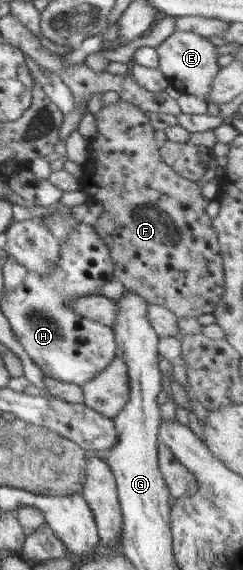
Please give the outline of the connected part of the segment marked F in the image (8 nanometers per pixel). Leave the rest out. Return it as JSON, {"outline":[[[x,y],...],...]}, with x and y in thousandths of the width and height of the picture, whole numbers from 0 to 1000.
{"outline":[[[498,174],[473,182],[424,184],[416,191],[387,202],[399,235],[362,254],[362,281],[342,291],[346,296],[366,296],[366,311],[358,311],[358,328],[337,328],[337,335],[358,339],[412,358],[428,360],[424,374],[383,388],[391,405],[432,421],[449,432],[457,451],[469,454],[473,488],[481,496],[498,496],[498,504],[514,504],[514,512],[543,512],[564,518],[597,532],[630,532],[663,535],[708,546],[724,556],[819,556],[844,549],[877,549],[885,535],[905,530],[926,505],[926,482],[918,479],[918,458],[905,444],[905,430],[897,426],[893,409],[868,395],[872,382],[852,375],[844,367],[868,354],[827,342],[827,328],[798,318],[745,311],[728,302],[700,296],[658,275],[650,263],[658,254],[646,254],[638,246],[638,226],[613,216],[588,193],[556,184],[502,177]]]}

